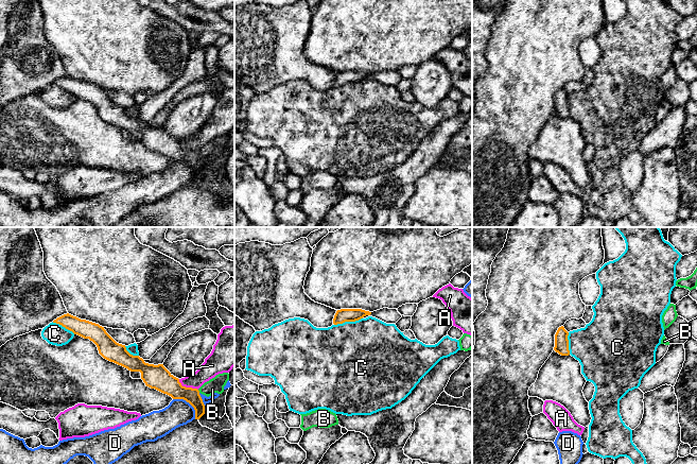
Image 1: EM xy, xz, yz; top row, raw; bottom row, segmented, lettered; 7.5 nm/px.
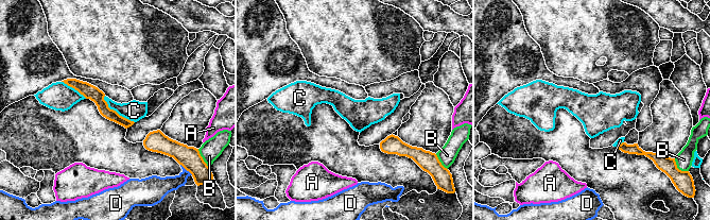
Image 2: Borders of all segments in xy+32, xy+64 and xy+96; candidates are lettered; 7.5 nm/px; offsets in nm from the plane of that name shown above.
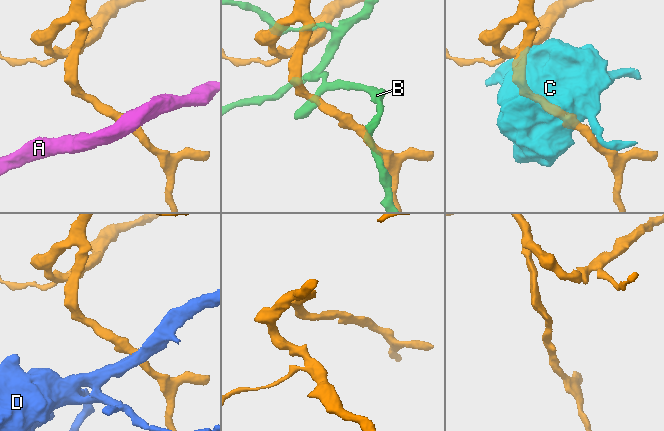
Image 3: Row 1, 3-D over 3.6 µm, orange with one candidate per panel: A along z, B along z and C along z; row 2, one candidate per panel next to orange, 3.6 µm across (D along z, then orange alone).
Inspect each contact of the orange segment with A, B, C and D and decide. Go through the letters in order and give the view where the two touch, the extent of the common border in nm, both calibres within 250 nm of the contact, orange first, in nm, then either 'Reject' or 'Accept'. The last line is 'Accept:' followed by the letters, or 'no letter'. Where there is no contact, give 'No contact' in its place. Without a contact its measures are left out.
A: Touches orange in xy. Shared border 170 nm. Thickness 180 nm (orange) against 140 nm. Reject
B: Touches orange in xy. Shared border 30 nm. Thickness 160 nm (orange) against 120 nm. Reject
C: Touches orange in xz. Shared border 220 nm. Thickness 100 nm (orange) against 480 nm. Reject
D: Touches orange in xy. Shared border 240 nm. Thickness 160 nm (orange) against 200 nm. Reject
Accept: no letter

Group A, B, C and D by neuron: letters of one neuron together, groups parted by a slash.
A / B / C / D

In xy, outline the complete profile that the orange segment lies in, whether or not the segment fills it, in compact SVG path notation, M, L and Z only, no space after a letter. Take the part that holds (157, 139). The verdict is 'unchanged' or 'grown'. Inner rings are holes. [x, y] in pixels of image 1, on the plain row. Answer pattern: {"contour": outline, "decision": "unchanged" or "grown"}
{"contour": "M69 75L57 80L53 85L92 103L104 121L130 134L140 134L146 149L167 156L173 161L184 161L189 165L195 172L195 182L199 182L205 176L205 167L197 151L182 149L179 141L174 139L163 126L149 126L139 118L130 117L125 107L117 105L104 89Z", "decision": "unchanged"}

